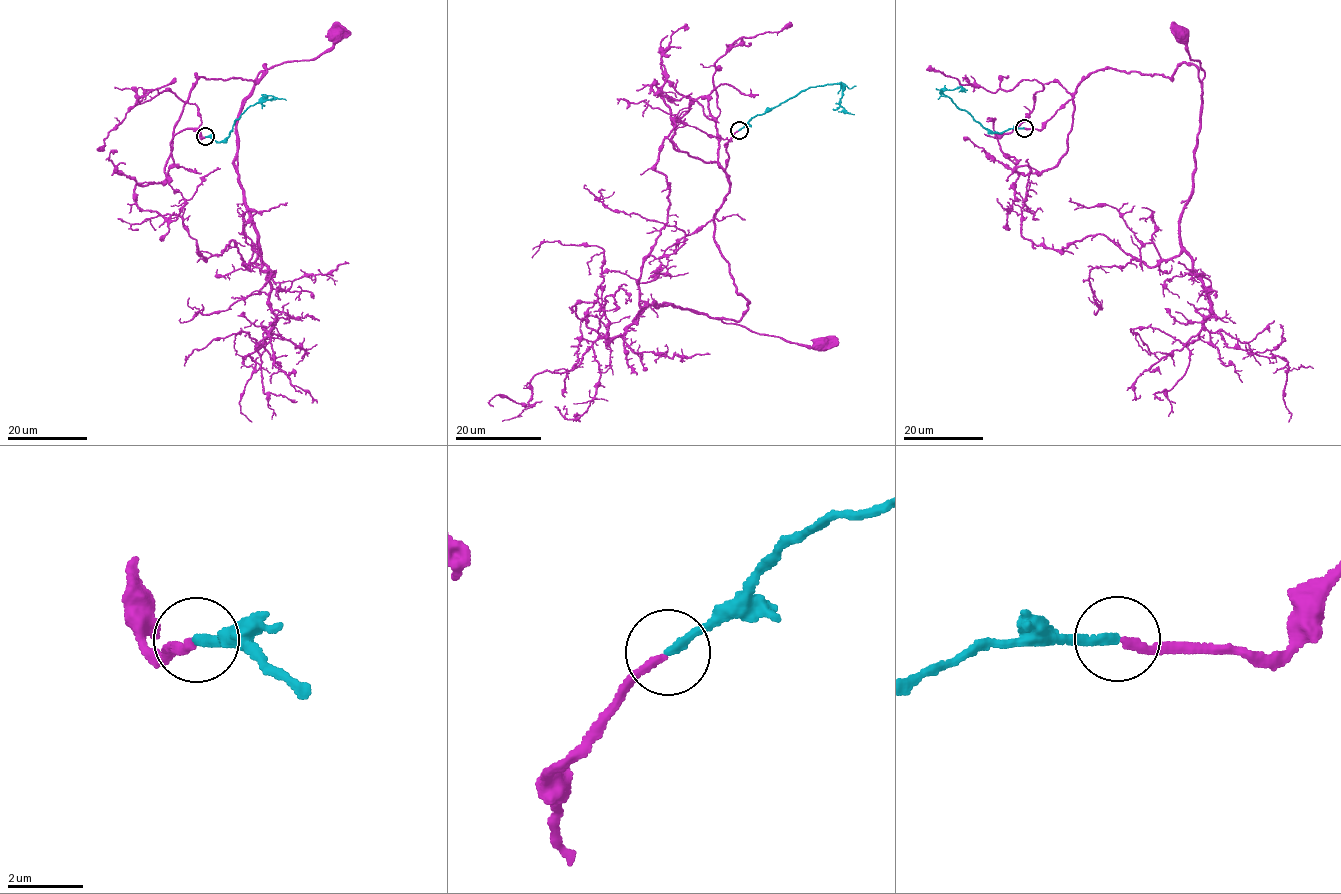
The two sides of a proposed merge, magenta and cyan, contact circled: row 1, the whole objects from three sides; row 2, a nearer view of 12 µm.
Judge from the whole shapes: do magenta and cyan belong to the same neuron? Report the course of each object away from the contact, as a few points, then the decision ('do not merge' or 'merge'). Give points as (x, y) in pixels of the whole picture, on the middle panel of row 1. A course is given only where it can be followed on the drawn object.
course magenta (738, 130), (719, 167), (729, 191), (714, 240), (749, 302), (738, 323), (824, 344); course cyan (738, 130), (752, 118), (799, 92), (826, 84), (840, 85), (842, 96), (839, 104), (854, 115); merge

